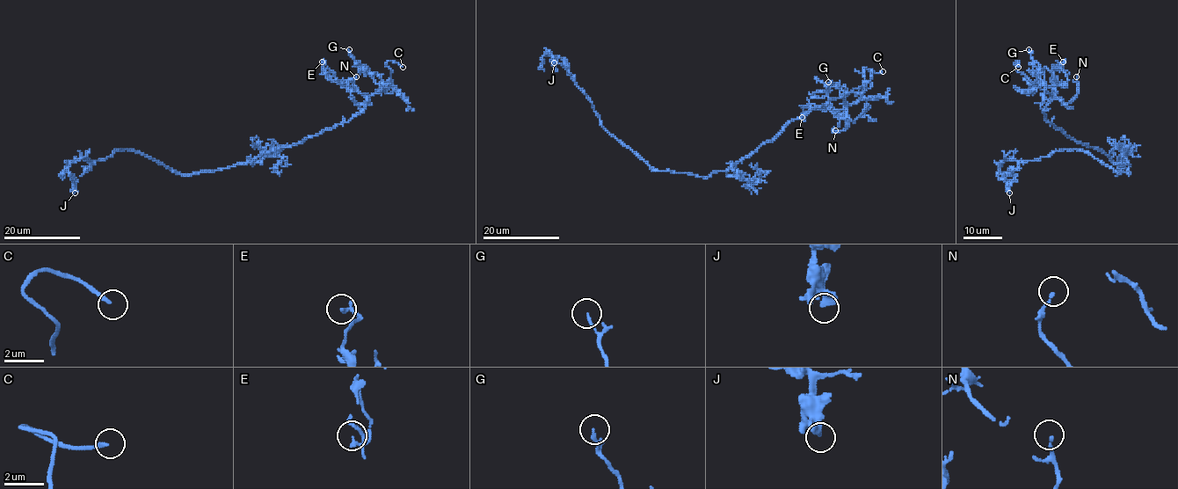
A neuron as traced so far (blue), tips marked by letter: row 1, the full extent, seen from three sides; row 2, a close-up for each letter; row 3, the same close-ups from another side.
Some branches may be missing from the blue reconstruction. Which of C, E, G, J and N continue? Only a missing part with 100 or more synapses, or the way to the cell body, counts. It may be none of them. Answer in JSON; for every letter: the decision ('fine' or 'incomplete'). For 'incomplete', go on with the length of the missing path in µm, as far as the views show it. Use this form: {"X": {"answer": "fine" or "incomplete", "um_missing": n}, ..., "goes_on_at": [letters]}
{"C": {"answer": "incomplete", "um_missing": 6}, "E": {"answer": "fine"}, "G": {"answer": "fine"}, "J": {"answer": "fine"}, "N": {"answer": "fine"}, "goes_on_at": ["C"]}

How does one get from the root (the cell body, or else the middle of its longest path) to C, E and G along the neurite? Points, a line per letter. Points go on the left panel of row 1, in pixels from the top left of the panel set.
C: (232, 166), (347, 122), (369, 97), (392, 80), (387, 63), (391, 60), (403, 67)
E: (232, 166), (303, 142), (347, 122), (362, 110), (367, 98), (350, 85), (329, 79), (322, 62)
G: (232, 166), (291, 147), (358, 115), (366, 100), (384, 84), (378, 76), (360, 70), (349, 49)

